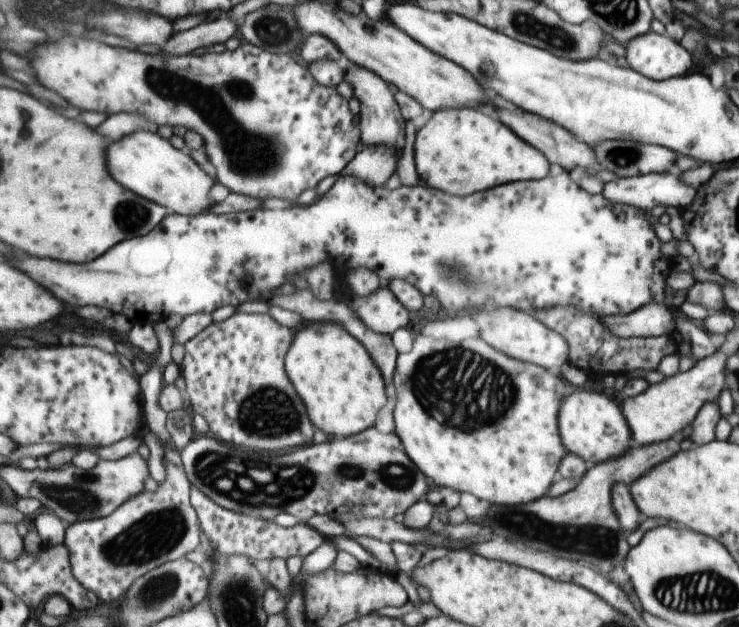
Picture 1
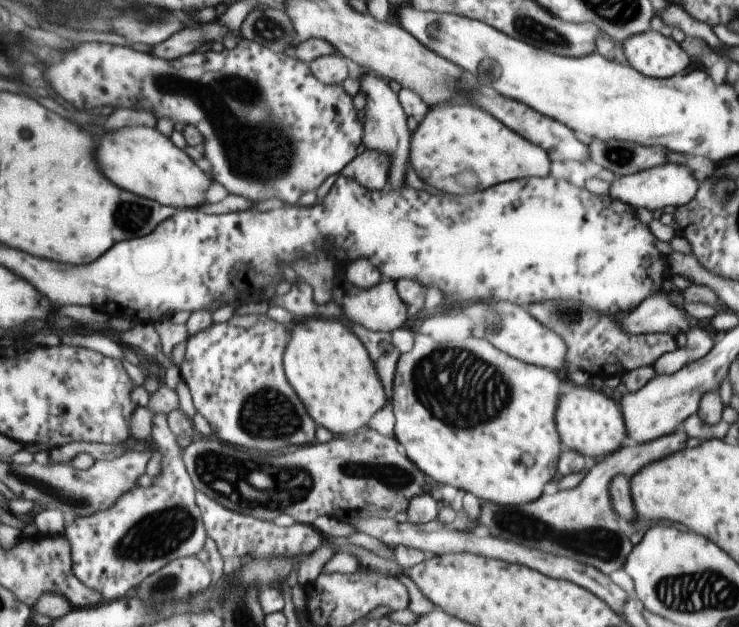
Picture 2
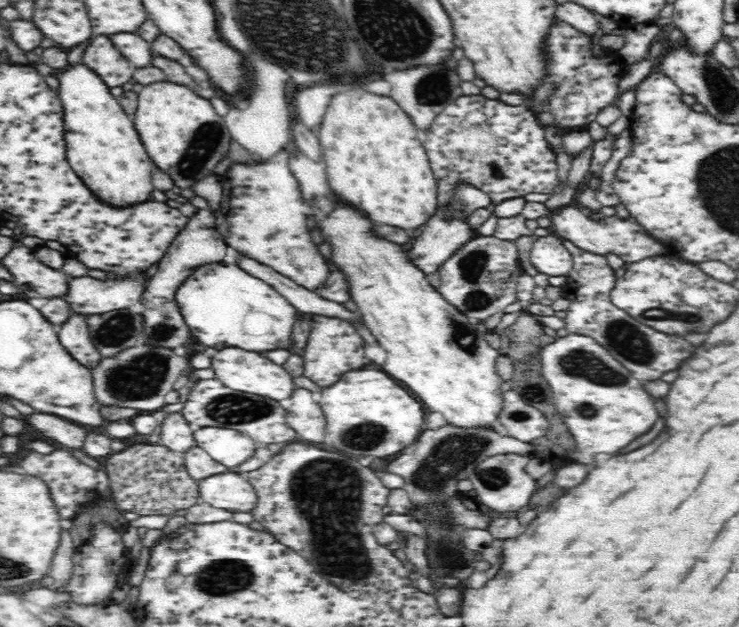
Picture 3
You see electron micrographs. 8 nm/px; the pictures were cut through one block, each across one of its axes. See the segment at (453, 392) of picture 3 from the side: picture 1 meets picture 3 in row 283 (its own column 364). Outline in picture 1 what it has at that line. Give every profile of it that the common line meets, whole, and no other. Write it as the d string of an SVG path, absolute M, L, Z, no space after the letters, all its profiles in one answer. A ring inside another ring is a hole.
M313 322L295 332L295 342L291 342L291 350L286 353L287 374L291 374L291 382L295 382L294 390L299 390L299 398L303 398L311 426L319 428L333 439L353 436L371 426L375 412L385 404L385 388L382 372L356 338L347 334L339 324Z

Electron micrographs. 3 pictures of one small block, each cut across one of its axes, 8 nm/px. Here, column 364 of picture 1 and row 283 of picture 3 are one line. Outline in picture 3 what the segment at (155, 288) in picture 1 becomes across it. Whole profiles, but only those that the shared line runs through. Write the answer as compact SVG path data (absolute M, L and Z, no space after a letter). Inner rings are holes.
M208 263L195 269L193 273L177 290L175 300L191 334L205 346L211 346L217 351L222 348L242 348L250 352L270 352L276 348L290 348L290 332L296 318L296 308L274 287L259 278L246 274L236 263Z

